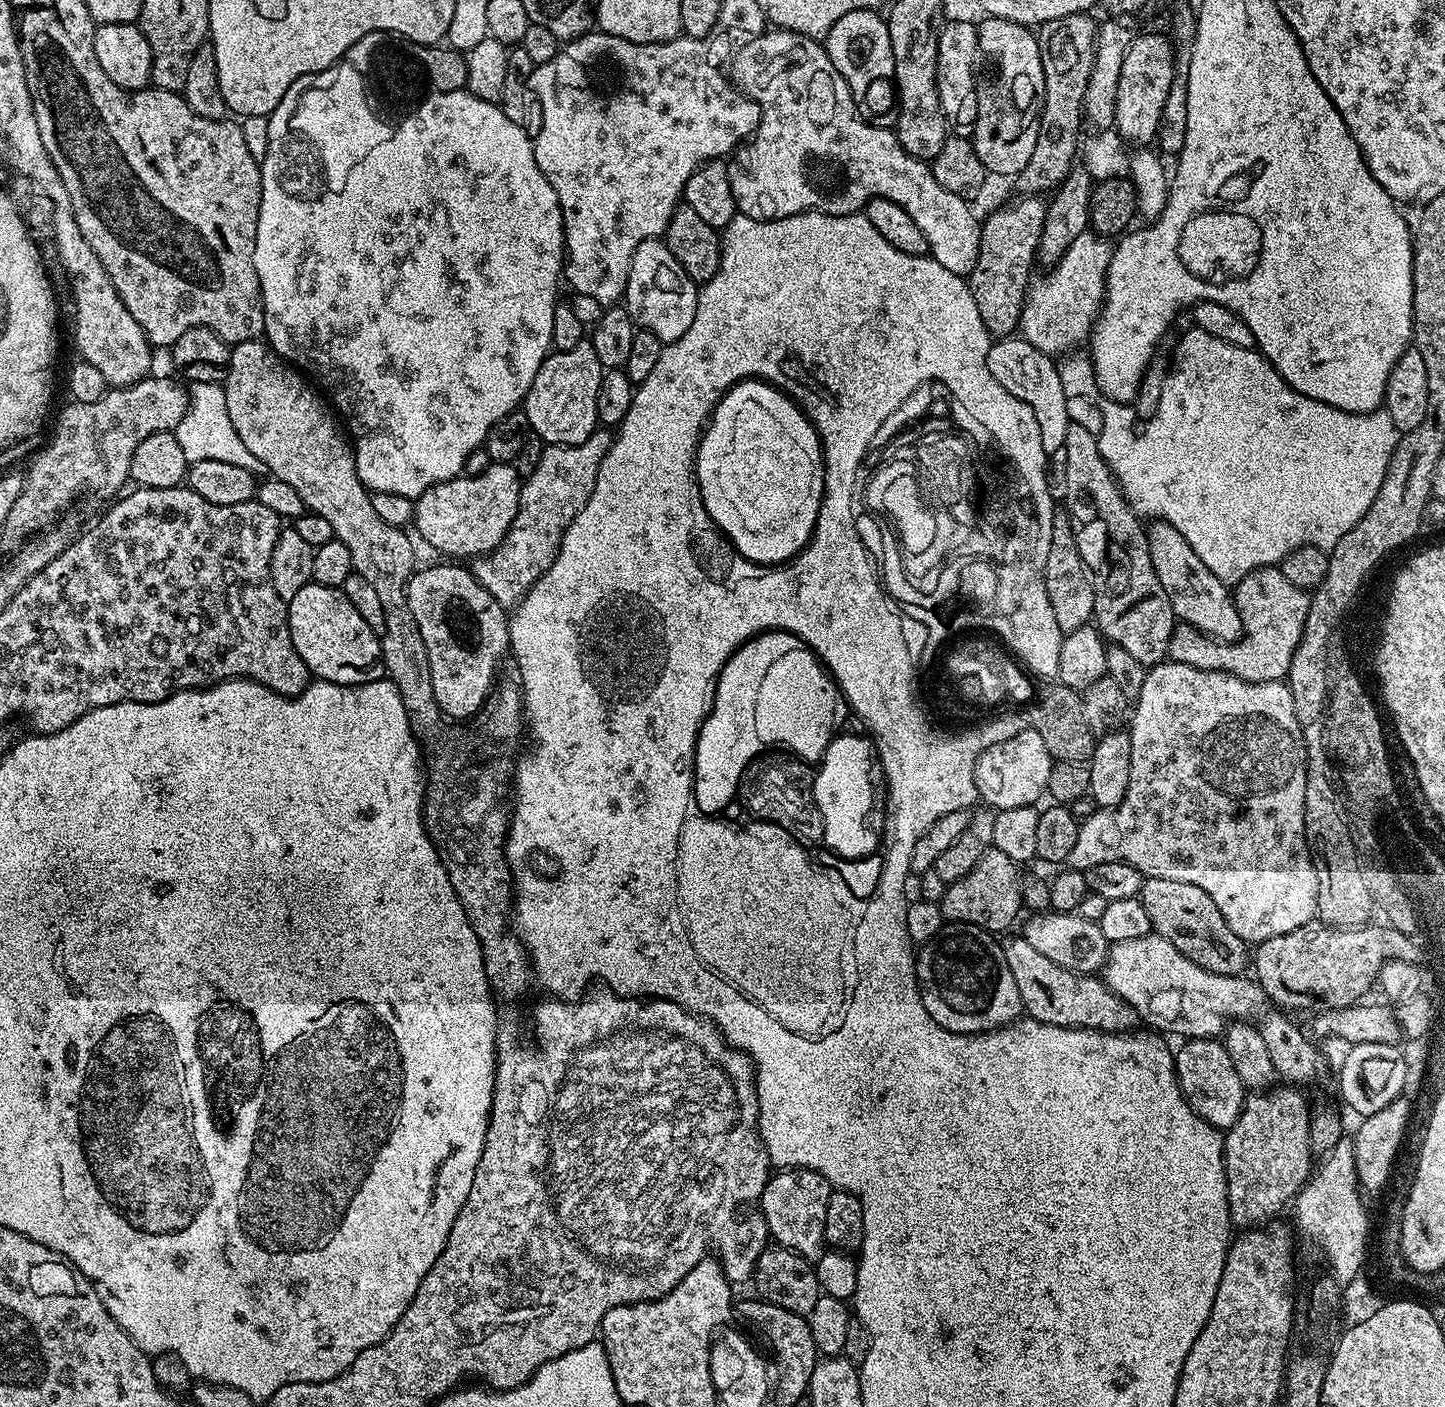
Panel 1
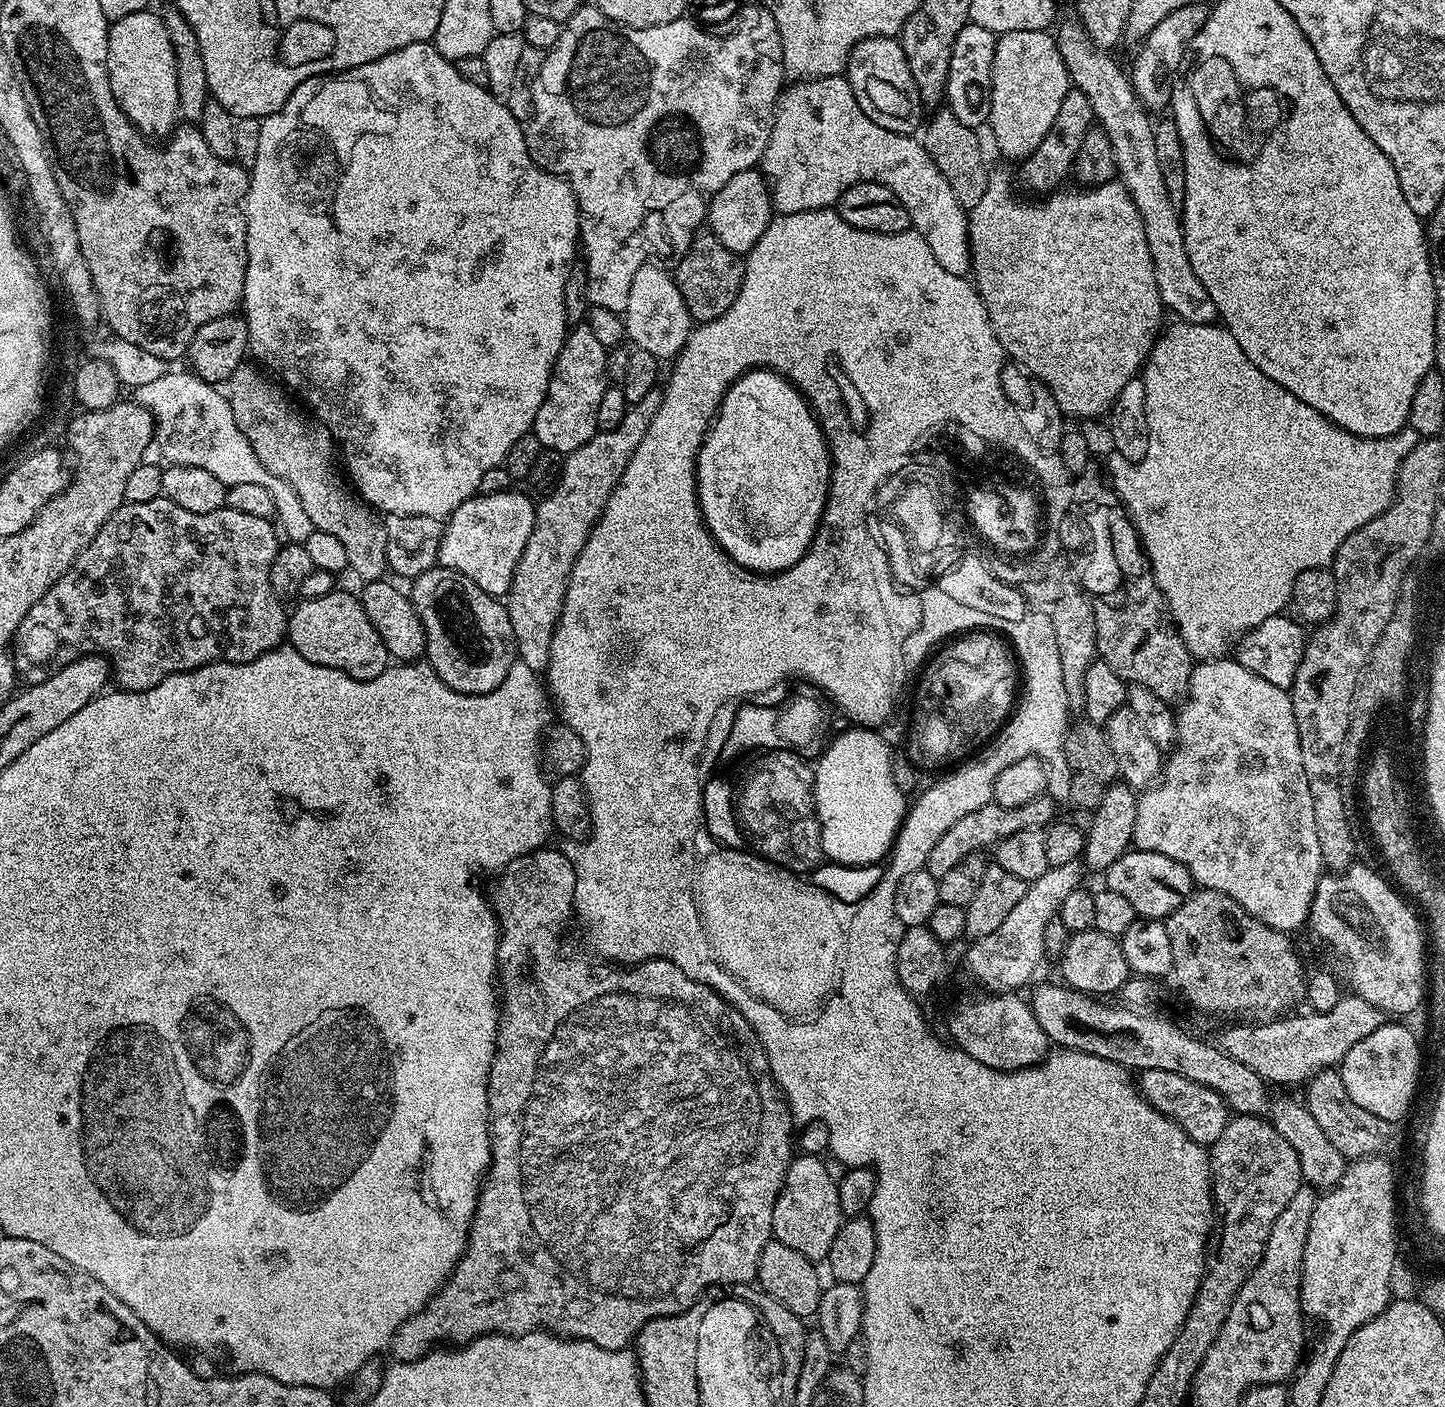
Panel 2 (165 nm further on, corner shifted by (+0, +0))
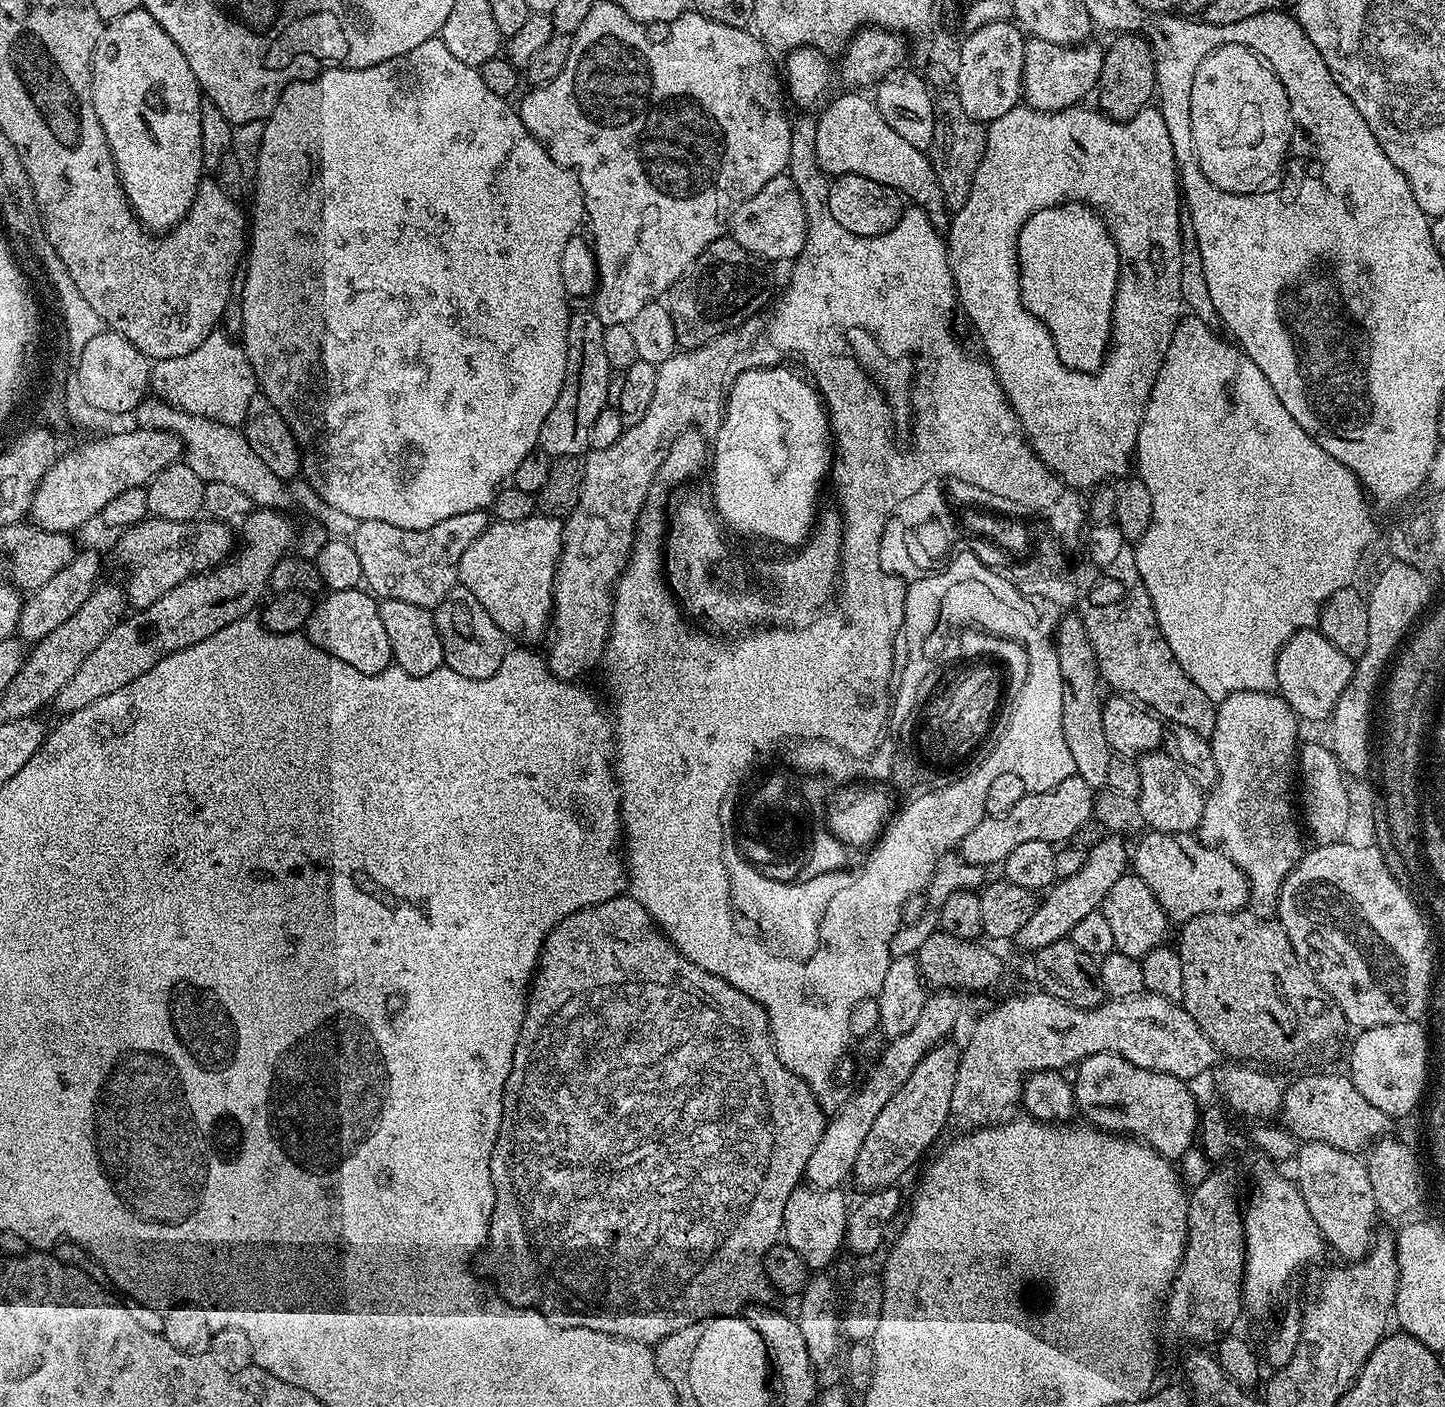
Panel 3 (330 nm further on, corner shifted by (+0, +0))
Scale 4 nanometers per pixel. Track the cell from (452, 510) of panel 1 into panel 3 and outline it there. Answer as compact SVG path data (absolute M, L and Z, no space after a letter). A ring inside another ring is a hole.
M537 514L530 518L522 518L522 522L489 523L488 528L483 532L483 534L478 538L474 538L474 542L470 542L470 546L466 546L466 554L462 554L462 562L460 563L459 583L466 590L470 590L470 594L474 594L474 598L478 598L478 602L482 602L482 606L486 606L486 614L490 614L490 618L494 618L494 622L504 631L505 636L524 646L535 645L535 640L542 639L544 631L549 631L550 628L550 621L552 619L552 587L556 581L556 567L560 561L560 551L562 550L563 545L564 520L555 516Z

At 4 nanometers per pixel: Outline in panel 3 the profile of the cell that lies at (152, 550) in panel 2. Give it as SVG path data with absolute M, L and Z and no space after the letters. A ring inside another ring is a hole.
M145 518L119 533L116 556L128 571L126 600L133 609L148 608L162 594L174 590L197 572L210 572L233 555L232 531L229 525L211 518L194 520L157 520ZM133 604L133 605L132 605Z

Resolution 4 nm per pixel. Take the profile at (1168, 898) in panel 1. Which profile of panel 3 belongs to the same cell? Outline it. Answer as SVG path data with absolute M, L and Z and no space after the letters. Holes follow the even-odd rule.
M1259 911L1211 912L1183 921L1178 951L1182 958L1182 1007L1198 1022L1202 1034L1214 1042L1225 1057L1236 1062L1292 1060L1319 1044L1336 1040L1346 1029L1342 1010L1324 992L1324 988L1300 963L1286 938L1279 919L1267 920Z

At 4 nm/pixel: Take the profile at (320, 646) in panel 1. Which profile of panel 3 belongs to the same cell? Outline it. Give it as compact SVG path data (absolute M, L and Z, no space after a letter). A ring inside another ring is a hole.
M363 587L328 592L325 600L315 601L306 625L308 641L318 650L326 650L334 658L342 658L346 666L362 670L362 674L378 674L392 663L390 638L382 626L382 614L377 597Z

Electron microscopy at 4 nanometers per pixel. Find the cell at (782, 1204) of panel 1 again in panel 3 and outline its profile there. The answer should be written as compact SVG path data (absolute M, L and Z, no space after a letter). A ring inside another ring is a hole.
M794 1188L784 1203L783 1243L790 1245L806 1262L809 1270L828 1270L836 1260L840 1248L845 1247L844 1231L848 1225L849 1201L844 1201L843 1191L835 1188Z

